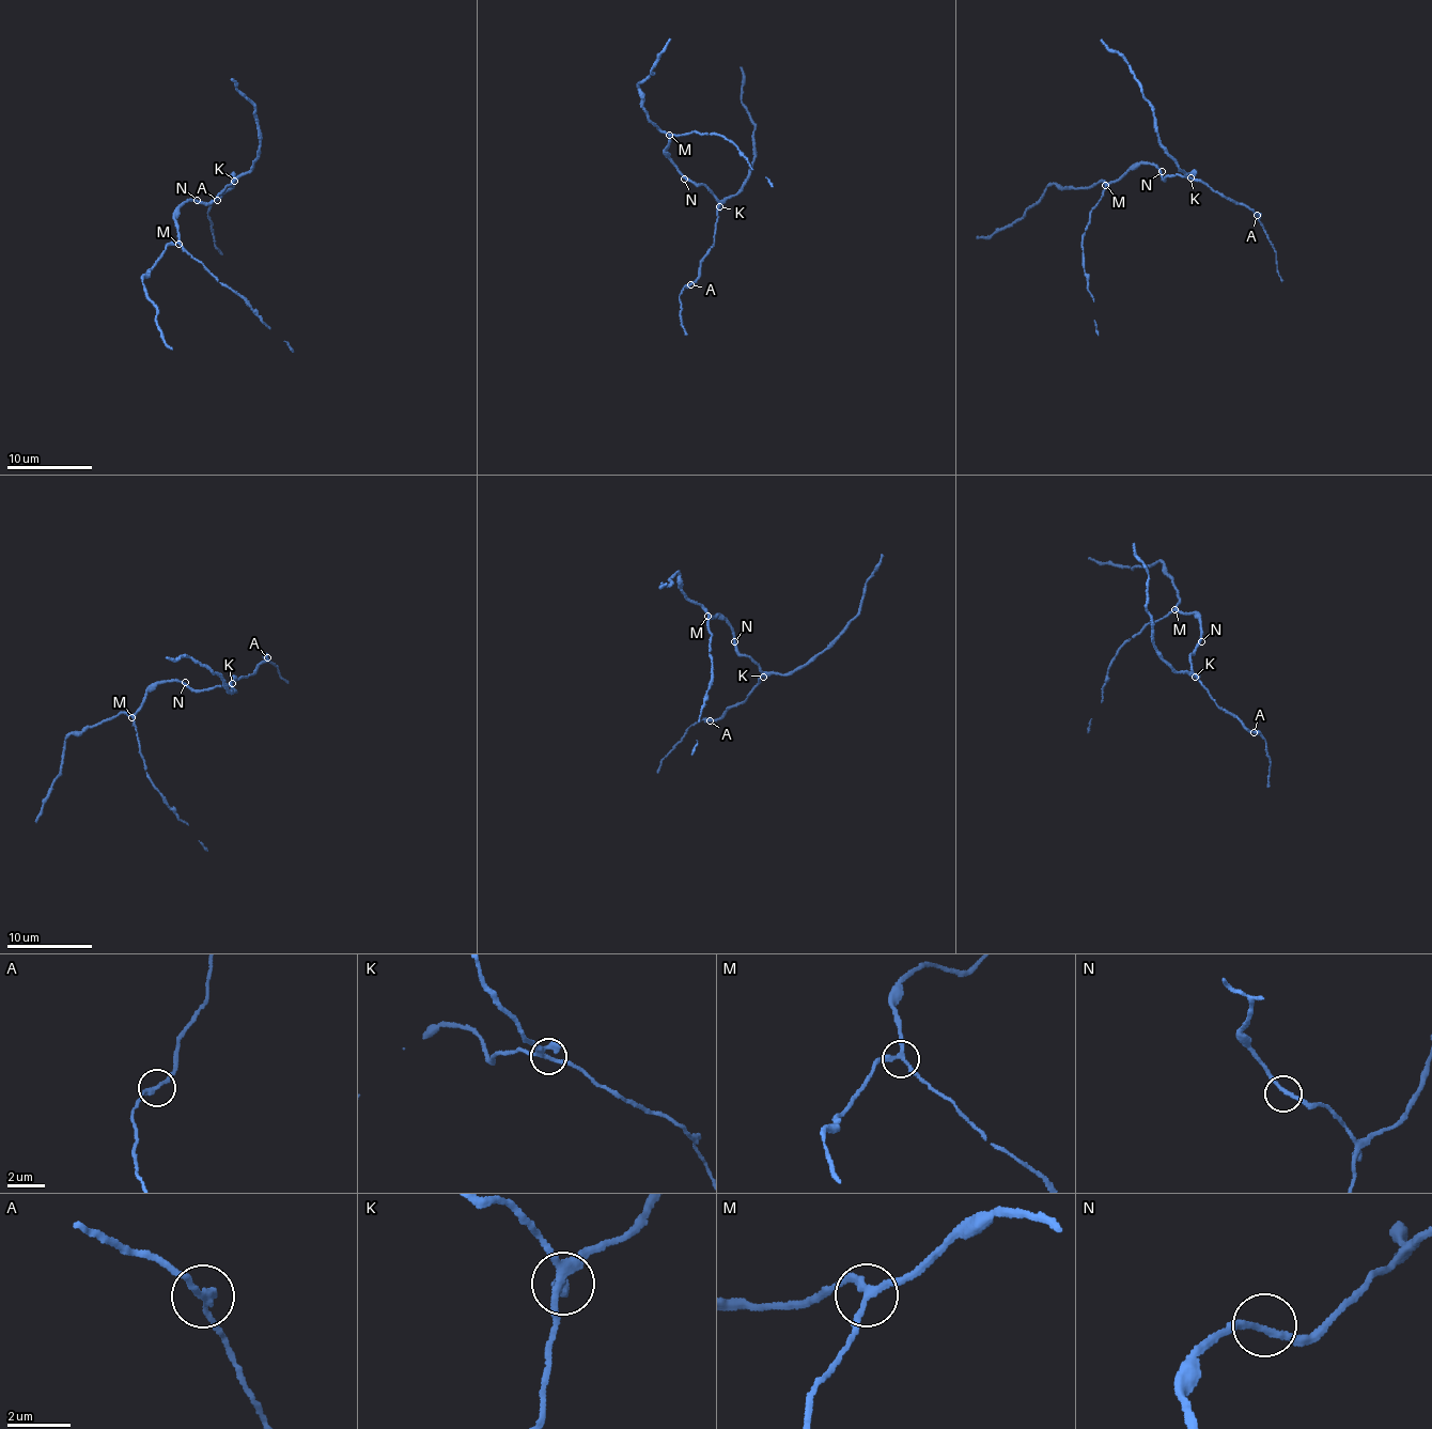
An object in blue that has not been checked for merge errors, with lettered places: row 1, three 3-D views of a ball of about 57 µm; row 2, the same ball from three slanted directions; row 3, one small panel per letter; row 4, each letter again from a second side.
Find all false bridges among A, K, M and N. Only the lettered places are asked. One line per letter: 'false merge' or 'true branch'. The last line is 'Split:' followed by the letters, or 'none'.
A: true branch
K: true branch
M: true branch
N: true branch
Split: none

